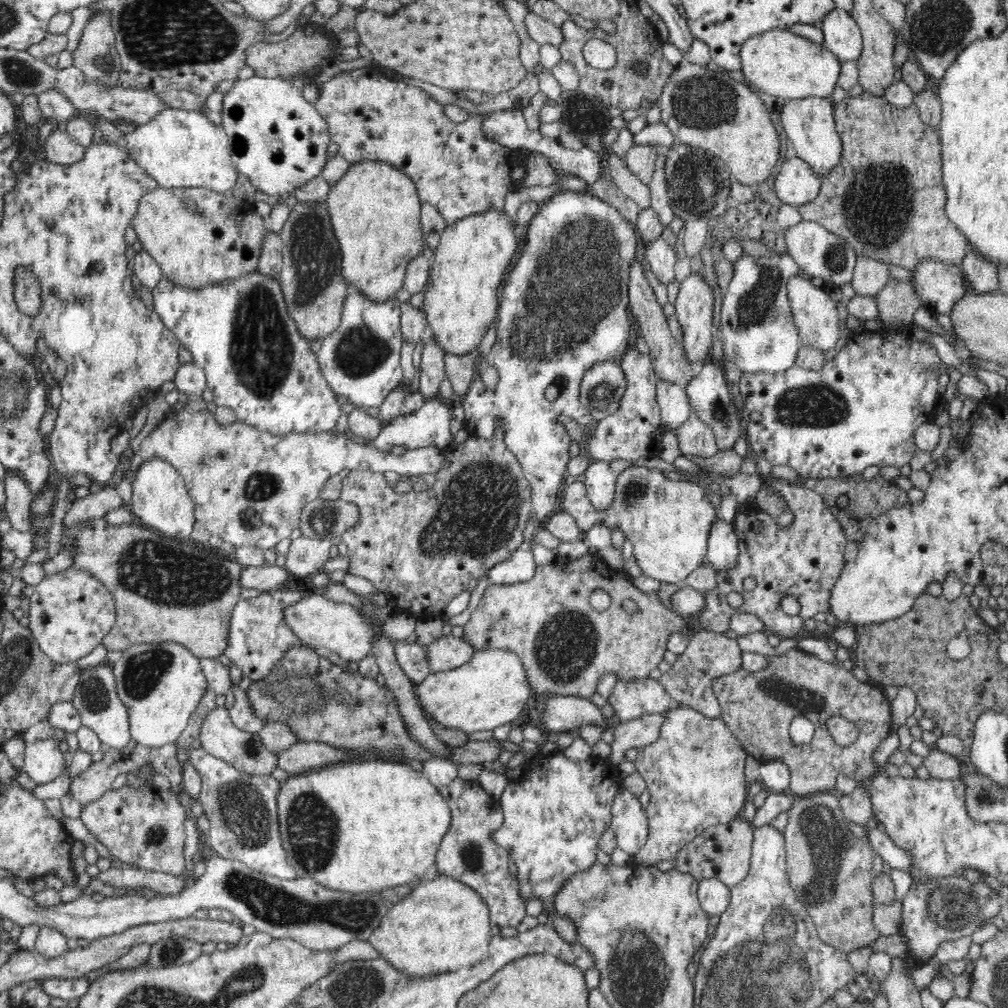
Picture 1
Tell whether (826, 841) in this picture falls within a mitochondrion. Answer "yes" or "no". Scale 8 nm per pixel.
yes

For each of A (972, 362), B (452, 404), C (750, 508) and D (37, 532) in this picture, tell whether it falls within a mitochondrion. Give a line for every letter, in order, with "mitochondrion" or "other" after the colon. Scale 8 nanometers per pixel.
A: other
B: other
C: other
D: other

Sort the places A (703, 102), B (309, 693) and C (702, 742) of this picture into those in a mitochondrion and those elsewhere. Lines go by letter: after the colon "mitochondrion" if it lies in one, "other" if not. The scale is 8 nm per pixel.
A: mitochondrion
B: mitochondrion
C: mitochondrion

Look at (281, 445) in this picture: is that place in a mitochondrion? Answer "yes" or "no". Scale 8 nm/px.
no

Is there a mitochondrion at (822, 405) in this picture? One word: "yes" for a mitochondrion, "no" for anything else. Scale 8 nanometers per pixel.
yes

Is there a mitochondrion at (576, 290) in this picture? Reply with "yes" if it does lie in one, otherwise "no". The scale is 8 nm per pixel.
yes

